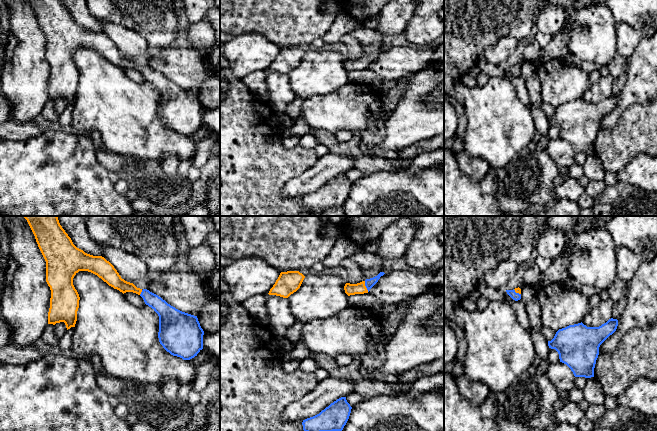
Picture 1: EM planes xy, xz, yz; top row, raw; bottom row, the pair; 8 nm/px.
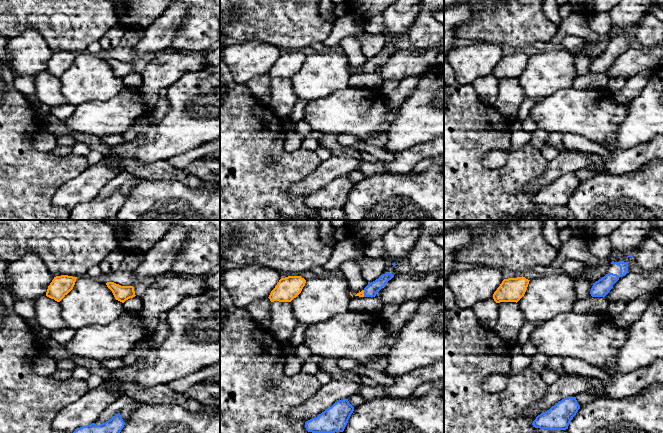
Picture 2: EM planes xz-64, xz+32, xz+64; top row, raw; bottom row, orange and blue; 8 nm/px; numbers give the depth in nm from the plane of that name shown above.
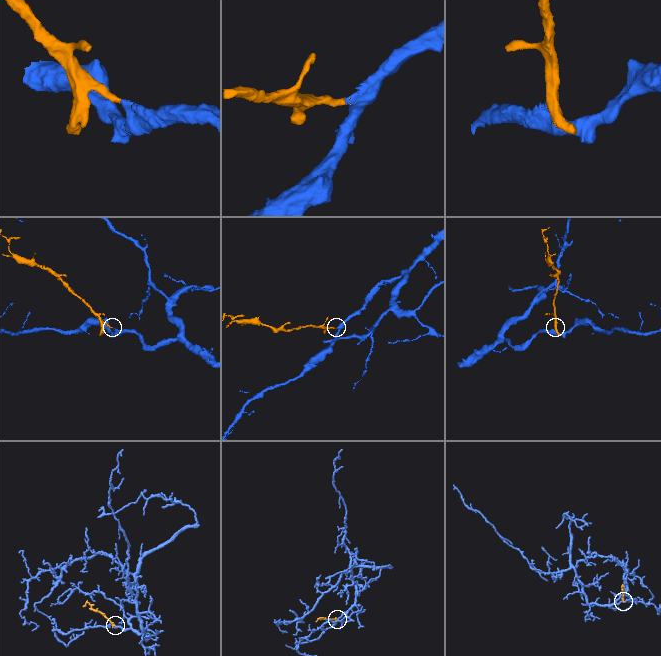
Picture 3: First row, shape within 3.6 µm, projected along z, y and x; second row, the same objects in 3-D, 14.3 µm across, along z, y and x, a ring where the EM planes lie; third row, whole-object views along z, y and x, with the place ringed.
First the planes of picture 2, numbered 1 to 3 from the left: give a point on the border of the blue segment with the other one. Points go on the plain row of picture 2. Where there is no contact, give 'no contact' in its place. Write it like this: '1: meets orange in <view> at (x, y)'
1: no contact
2: meets orange in xz+32 at (363, 69)
3: no contact

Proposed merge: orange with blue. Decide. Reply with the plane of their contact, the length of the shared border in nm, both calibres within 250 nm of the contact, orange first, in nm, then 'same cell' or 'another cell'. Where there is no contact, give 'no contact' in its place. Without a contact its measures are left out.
contact in xz; length 90 nm; calibres 100 and 80 nm; same cell

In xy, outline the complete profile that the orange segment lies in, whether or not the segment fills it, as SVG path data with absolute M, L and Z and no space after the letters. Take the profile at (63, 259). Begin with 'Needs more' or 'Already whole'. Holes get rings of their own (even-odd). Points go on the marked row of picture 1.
Needs more. M57 216L24 218L46 261L46 282L51 290L48 324L64 322L67 330L75 327L80 297L73 278L79 271L88 271L123 294L133 292L143 298L159 316L159 342L171 355L190 360L203 349L204 331L197 316L182 312L149 290L125 281L104 257L77 248Z

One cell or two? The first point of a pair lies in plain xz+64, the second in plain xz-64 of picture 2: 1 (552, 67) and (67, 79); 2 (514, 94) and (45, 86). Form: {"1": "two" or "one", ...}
{"1": "one", "2": "one"}

